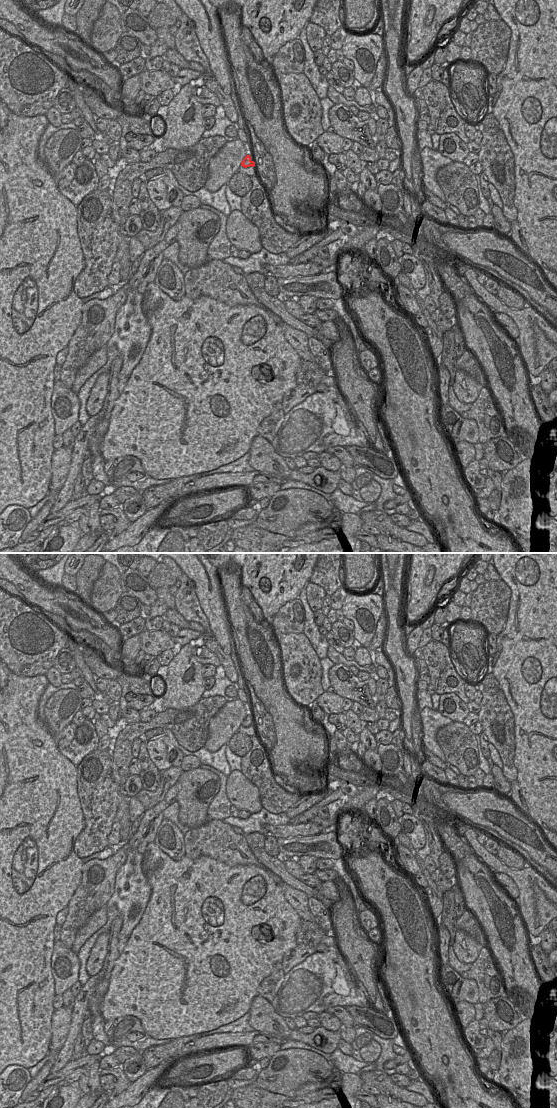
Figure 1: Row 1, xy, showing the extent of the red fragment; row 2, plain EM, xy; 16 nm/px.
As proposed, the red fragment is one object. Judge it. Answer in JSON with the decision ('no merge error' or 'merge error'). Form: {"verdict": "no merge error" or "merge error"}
{"verdict": "no merge error"}

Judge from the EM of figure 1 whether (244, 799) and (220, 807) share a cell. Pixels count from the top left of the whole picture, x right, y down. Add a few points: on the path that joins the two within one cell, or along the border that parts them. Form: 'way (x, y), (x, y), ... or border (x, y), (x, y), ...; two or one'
border (226, 780), (226, 796), (232, 804); two

